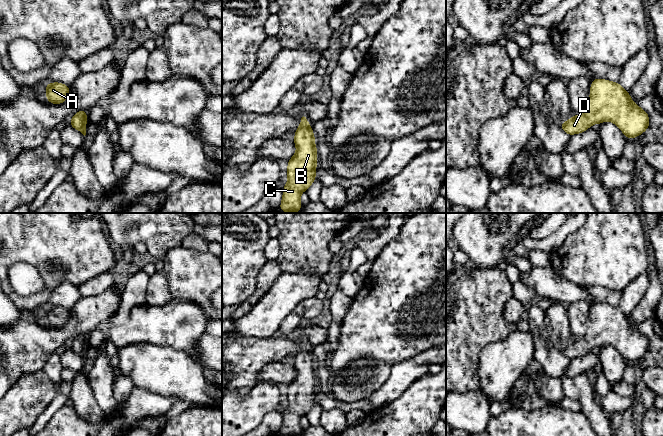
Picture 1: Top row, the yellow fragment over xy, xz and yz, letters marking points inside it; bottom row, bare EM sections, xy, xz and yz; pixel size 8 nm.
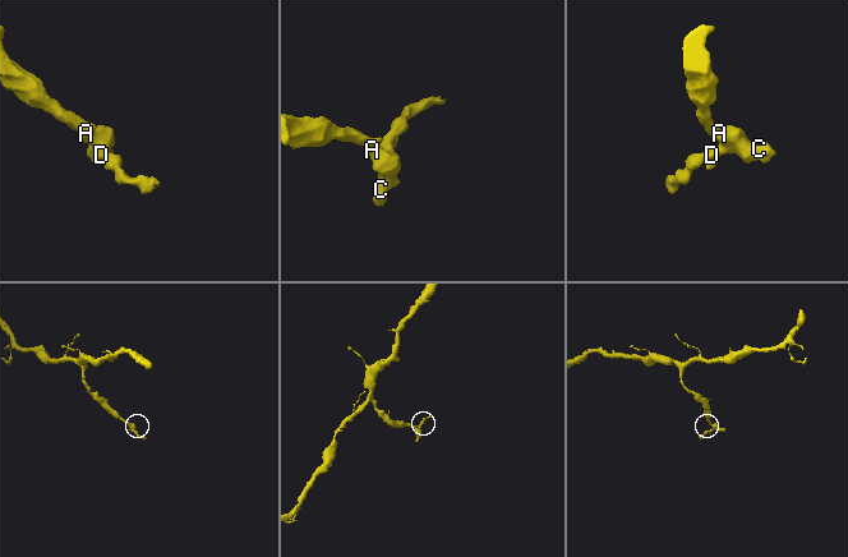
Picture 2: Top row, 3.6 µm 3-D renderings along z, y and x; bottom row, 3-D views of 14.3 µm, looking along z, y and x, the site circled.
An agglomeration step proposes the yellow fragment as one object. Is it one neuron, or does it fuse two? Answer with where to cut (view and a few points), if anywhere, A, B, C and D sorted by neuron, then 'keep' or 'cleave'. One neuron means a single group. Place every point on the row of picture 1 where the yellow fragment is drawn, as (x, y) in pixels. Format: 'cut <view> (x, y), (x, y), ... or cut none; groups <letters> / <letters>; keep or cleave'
cut none; groups A B C D; keep

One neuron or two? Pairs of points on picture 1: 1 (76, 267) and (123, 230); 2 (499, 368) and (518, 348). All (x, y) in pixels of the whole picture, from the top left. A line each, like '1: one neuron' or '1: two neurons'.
1: two neurons
2: one neuron

